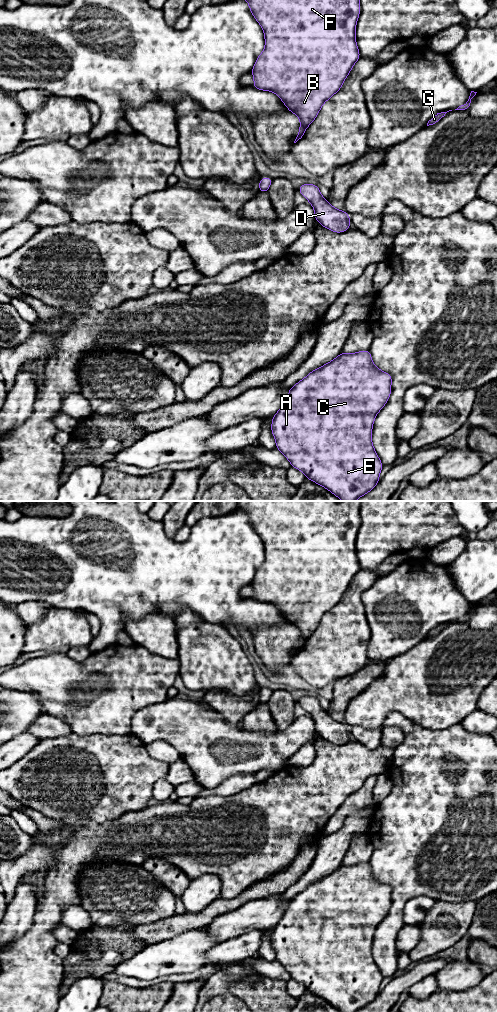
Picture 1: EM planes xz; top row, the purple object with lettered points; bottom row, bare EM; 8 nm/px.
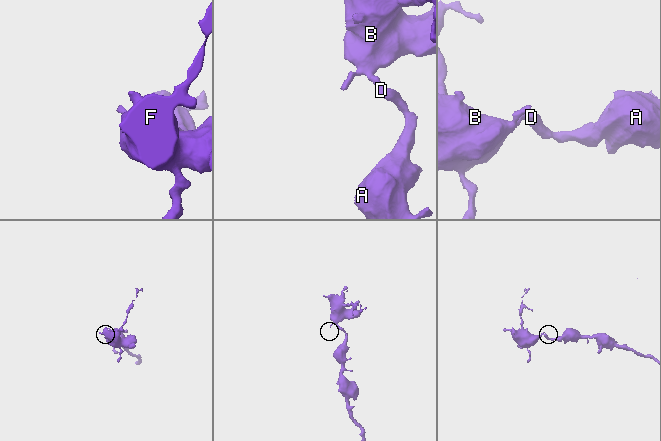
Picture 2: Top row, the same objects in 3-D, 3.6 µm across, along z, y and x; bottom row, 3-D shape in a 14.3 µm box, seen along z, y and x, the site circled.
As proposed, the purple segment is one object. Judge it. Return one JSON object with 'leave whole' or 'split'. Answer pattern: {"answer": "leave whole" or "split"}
{"answer": "leave whole"}

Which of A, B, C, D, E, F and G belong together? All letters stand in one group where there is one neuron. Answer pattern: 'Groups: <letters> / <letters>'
Groups: A B C D E F G

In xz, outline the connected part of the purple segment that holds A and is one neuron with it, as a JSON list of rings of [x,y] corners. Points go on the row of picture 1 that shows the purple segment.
[[[369,350],[359,351],[352,354],[341,352],[338,357],[322,365],[320,368],[310,372],[304,379],[299,381],[289,389],[288,397],[284,400],[279,411],[272,418],[271,431],[276,441],[276,448],[289,460],[291,466],[302,471],[306,479],[314,481],[316,484],[323,486],[342,501],[355,501],[370,492],[379,482],[379,475],[383,468],[372,444],[372,427],[374,419],[379,411],[387,403],[391,394],[392,376],[378,369],[372,362]]]

